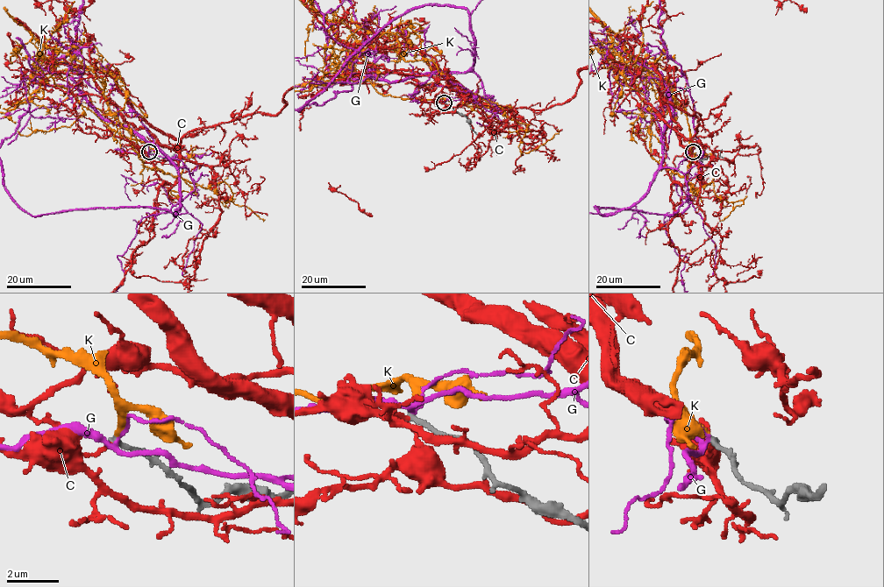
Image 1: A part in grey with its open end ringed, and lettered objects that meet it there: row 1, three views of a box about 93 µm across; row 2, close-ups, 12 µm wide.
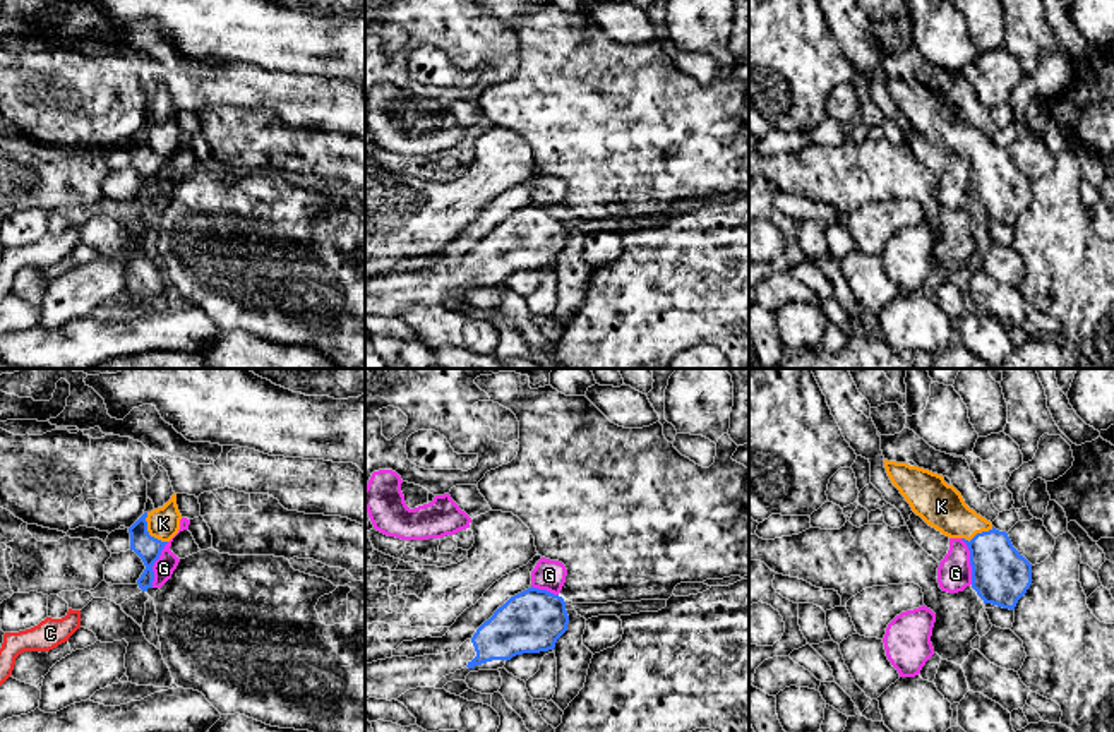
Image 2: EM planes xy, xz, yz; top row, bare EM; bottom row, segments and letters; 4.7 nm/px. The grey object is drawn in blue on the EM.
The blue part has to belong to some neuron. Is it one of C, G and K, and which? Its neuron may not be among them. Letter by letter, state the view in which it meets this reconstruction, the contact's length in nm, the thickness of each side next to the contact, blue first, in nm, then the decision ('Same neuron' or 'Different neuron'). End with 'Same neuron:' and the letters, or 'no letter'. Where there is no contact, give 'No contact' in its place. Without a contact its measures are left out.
C: No contact. Different neuron
G: Touches blue in xy. Shared border 240 nm. Thickness 120 nm (blue) against 100 nm. Different neuron
K: Touches blue in xy. Shared border 170 nm. Thickness 120 nm (blue) against 160 nm. Same neuron
Same neuron: K

